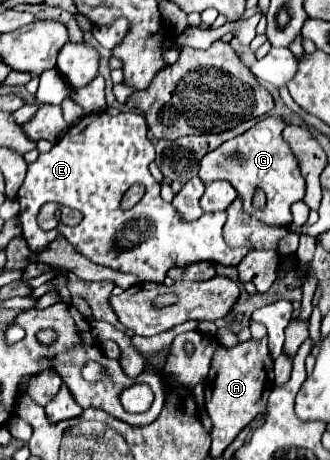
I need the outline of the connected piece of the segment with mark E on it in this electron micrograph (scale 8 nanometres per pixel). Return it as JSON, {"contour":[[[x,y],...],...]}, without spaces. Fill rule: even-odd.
{"contour":[[[92,113],[72,125],[66,137],[48,153],[40,153],[38,159],[28,165],[26,179],[18,191],[18,219],[28,247],[42,251],[62,235],[92,263],[154,283],[162,283],[170,267],[186,267],[198,261],[238,265],[252,247],[230,249],[226,245],[222,237],[226,211],[204,213],[196,221],[184,221],[172,203],[160,197],[160,185],[148,171],[148,165],[154,161],[154,145],[146,133],[146,121],[138,113],[118,113],[116,117]],[[134,183],[146,185],[146,195],[134,209],[122,211],[120,199]],[[44,203],[68,205],[70,209],[78,209],[84,217],[76,227],[64,229],[64,233],[42,231],[36,223],[36,215]]]}

